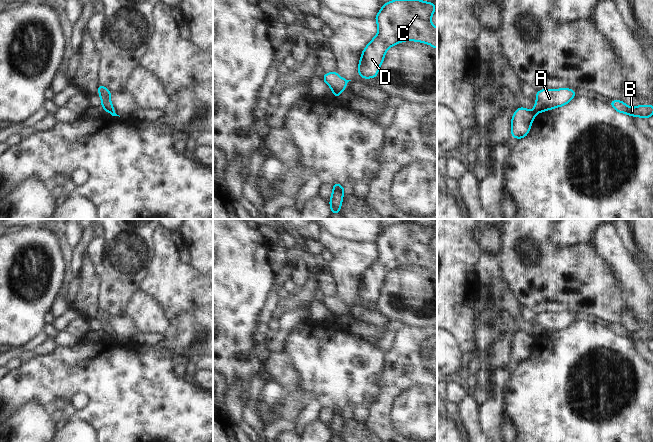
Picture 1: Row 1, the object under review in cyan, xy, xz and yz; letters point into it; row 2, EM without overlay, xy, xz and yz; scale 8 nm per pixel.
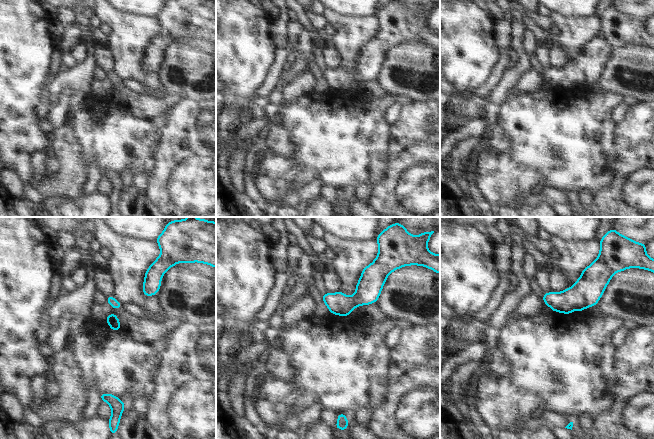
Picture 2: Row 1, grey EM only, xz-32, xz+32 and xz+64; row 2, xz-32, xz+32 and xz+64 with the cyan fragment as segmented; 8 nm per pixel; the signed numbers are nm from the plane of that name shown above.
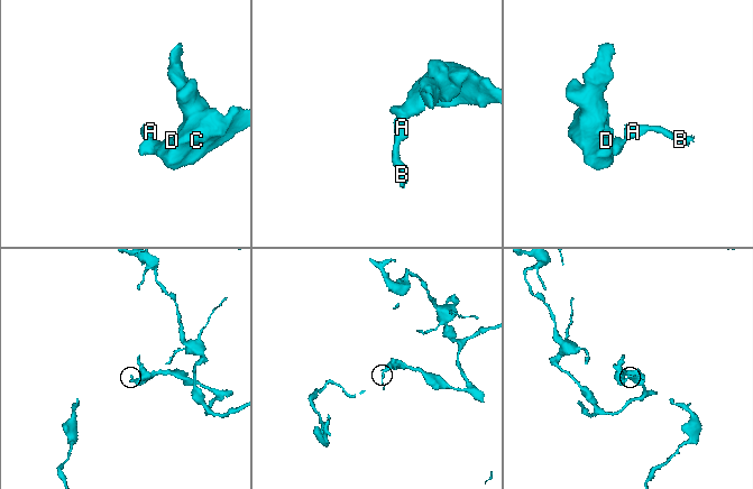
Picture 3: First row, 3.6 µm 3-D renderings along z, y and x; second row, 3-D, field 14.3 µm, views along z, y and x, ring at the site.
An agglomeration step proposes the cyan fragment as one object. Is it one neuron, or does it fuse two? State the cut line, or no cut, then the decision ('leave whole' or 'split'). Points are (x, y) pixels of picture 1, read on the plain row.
cut in yz along (533, 334), (536, 337); split

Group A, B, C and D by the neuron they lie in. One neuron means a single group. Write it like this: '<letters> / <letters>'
A B / C D

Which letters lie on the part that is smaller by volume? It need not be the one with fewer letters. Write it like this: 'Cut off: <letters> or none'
Cut off: A, B

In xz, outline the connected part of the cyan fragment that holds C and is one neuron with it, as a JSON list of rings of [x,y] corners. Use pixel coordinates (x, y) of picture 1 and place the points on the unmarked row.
[[[395,223],[375,240],[377,259],[363,273],[358,289],[360,301],[376,302],[385,276],[402,265],[418,265],[437,273],[437,252],[430,246],[435,227],[419,223]]]

